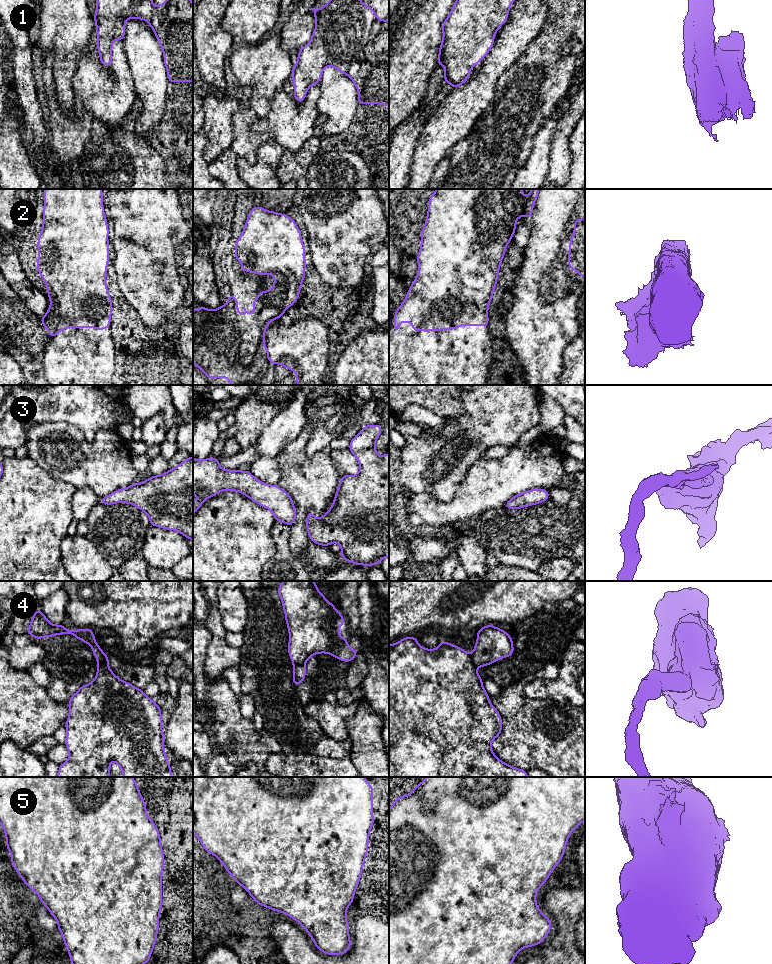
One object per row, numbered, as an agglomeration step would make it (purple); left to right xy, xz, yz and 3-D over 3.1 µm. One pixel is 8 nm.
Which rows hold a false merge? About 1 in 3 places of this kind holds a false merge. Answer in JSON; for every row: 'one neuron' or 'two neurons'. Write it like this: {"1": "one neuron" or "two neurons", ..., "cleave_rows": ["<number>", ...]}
{"1": "one neuron", "2": "one neuron", "3": "one neuron", "4": "two neurons", "5": "one neuron", "cleave_rows": ["4"]}

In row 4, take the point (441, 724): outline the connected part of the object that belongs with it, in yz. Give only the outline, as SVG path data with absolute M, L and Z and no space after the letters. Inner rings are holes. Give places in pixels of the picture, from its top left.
M415 636L405 637L396 644L389 645L389 777L528 777L527 771L502 762L491 749L491 742L502 731L502 719L489 702L476 668L471 654L446 641L440 642L434 650L420 646Z

